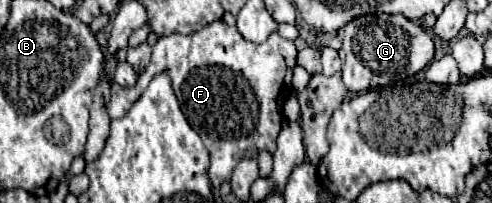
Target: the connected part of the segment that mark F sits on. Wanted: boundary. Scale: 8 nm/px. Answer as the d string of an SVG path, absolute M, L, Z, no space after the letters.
M215 21L191 35L171 33L161 37L153 45L151 63L145 73L147 77L153 77L165 69L169 71L183 115L187 117L189 125L197 131L197 135L203 139L205 147L209 149L211 155L209 179L213 187L219 187L223 181L229 181L235 165L243 157L251 157L253 151L263 151L263 149L275 151L277 131L281 129L283 123L283 99L289 95L285 79L291 79L295 57L297 57L295 43L283 39L277 31L271 33L265 43L255 45L251 41L245 41L237 31L237 27L229 27L225 21Z

